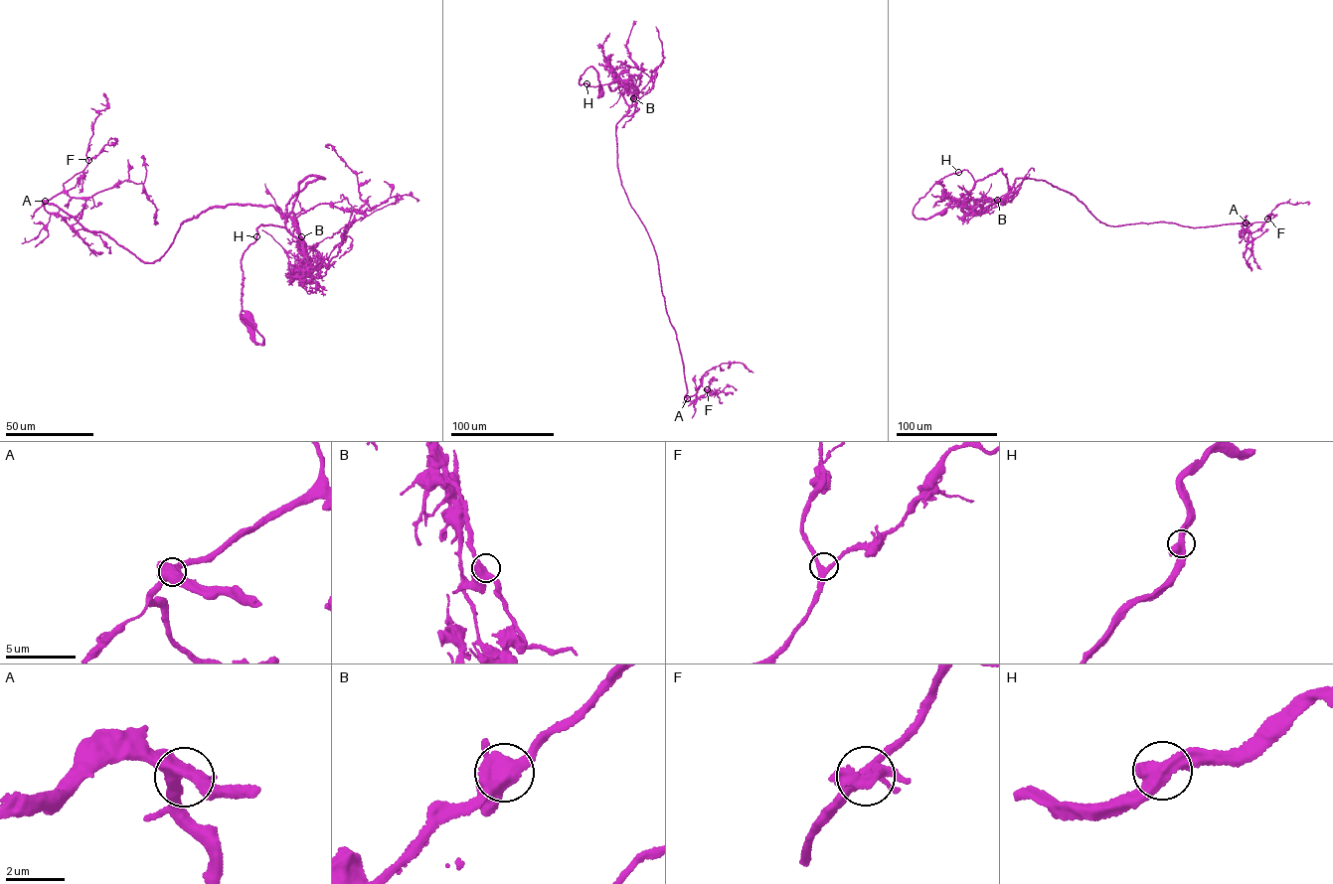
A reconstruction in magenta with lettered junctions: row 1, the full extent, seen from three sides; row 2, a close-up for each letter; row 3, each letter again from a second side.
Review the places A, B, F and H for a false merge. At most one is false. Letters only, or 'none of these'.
none of these

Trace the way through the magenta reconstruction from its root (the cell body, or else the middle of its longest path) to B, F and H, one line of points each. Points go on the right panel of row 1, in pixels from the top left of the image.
B: (942, 213), (913, 212), (933, 185), (963, 170), (974, 181), (966, 207), (977, 212), (997, 200)
F: (942, 213), (913, 212), (963, 170), (975, 213), (1022, 177), (1070, 193), (1109, 225), (1267, 219)
H: (942, 213), (916, 219), (913, 212), (919, 199), (933, 185), (958, 172)

